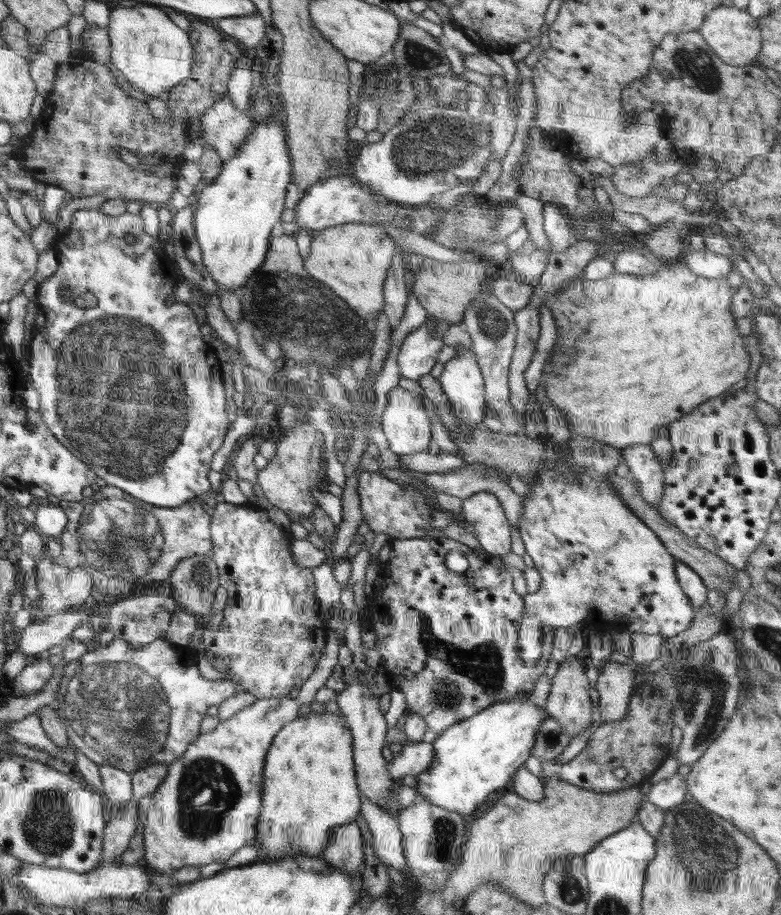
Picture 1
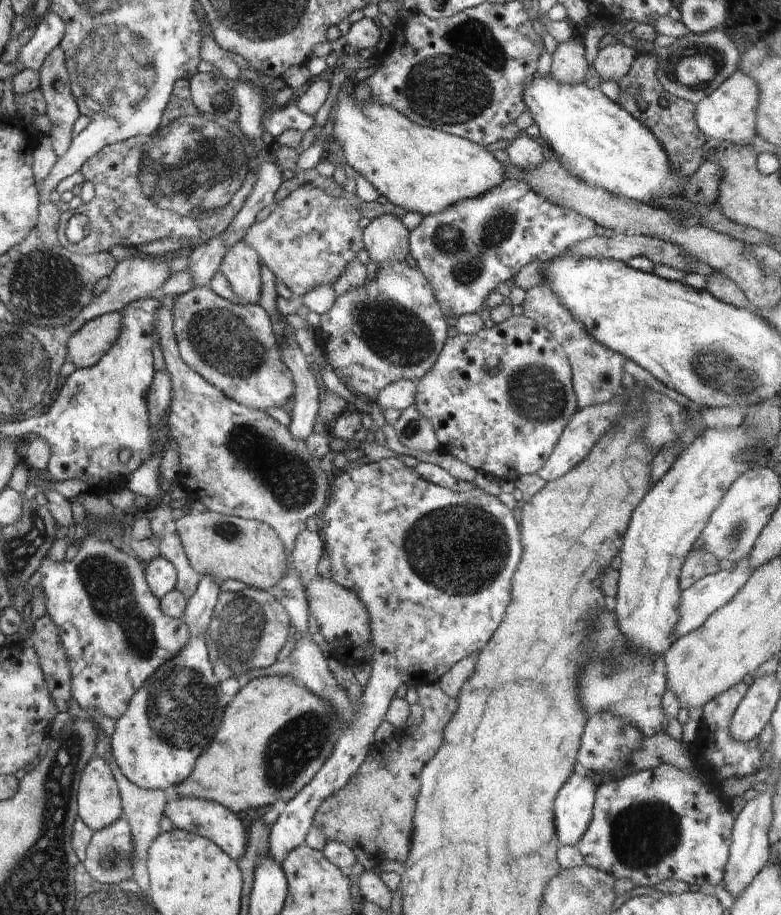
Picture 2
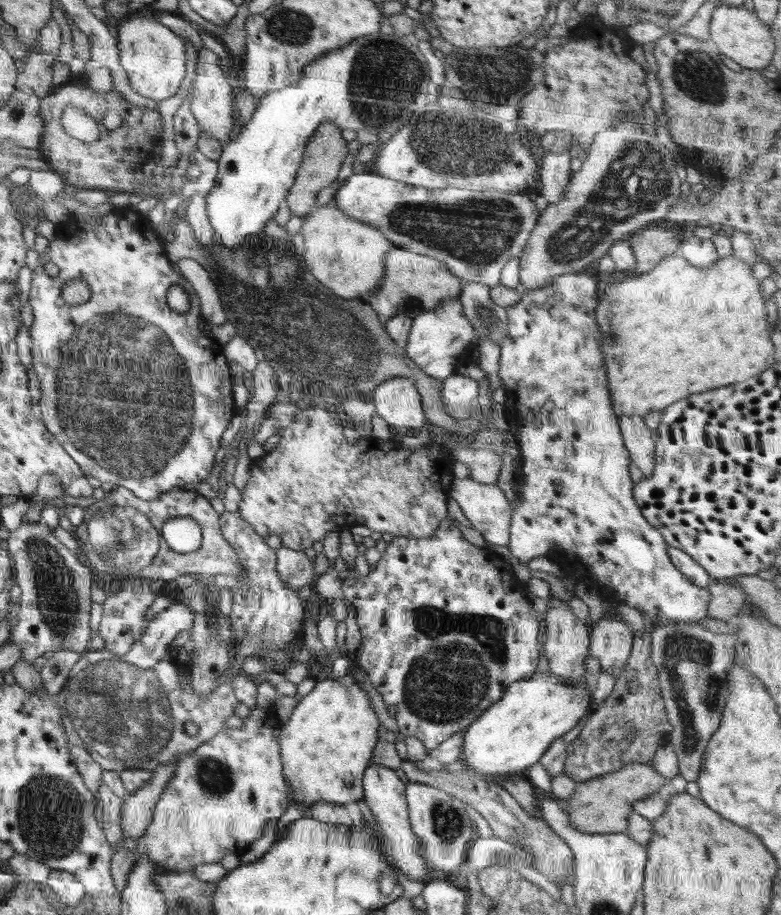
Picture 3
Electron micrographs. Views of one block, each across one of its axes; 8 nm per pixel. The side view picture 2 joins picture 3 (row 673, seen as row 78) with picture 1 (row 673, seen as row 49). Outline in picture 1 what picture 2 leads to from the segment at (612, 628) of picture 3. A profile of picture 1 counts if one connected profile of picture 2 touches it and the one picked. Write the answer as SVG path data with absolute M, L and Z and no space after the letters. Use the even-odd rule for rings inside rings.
M609 660L608 664L602 667L597 680L597 690L600 703L600 721L618 722L626 716L628 704L634 691L633 680L636 671L626 664Z

